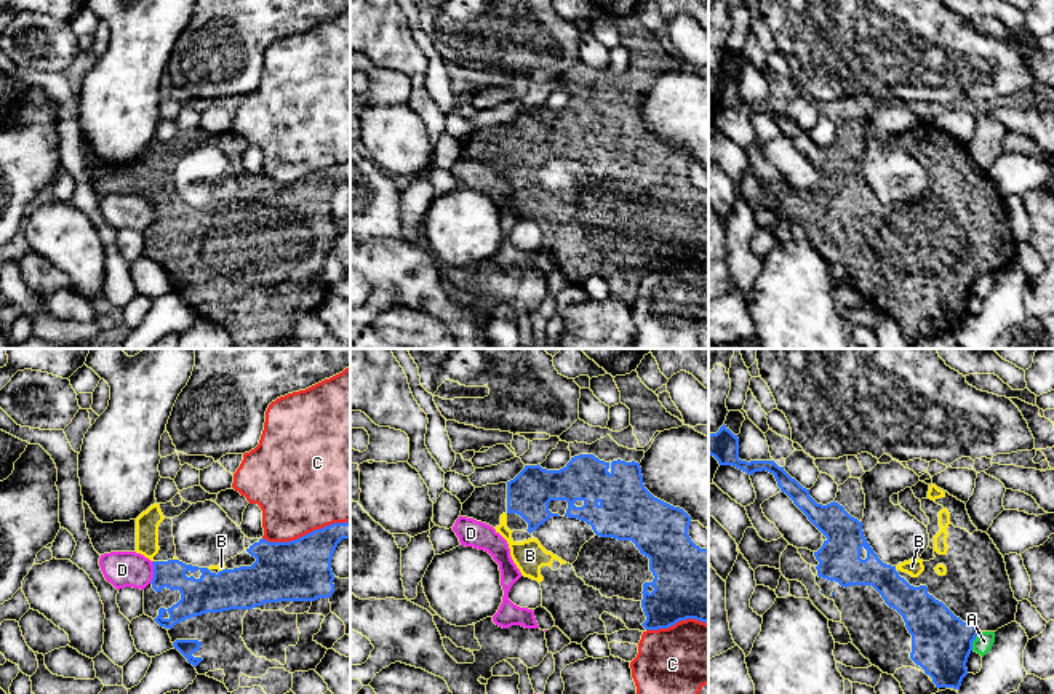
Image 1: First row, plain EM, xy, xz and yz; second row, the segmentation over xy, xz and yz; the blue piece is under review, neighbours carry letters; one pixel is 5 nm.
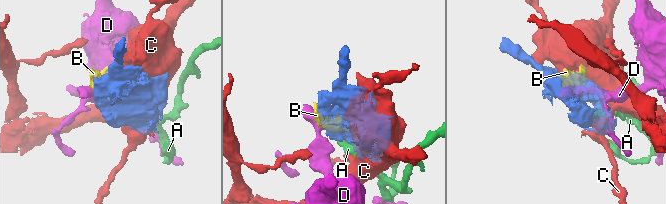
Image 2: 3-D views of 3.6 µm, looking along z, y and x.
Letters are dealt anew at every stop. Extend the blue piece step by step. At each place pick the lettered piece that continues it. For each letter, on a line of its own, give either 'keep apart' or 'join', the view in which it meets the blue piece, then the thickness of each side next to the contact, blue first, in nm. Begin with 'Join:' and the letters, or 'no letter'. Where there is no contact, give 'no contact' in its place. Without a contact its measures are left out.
Join: B
A: keep apart; meets blue in yz; 300 nm thick on the blue side, 90 nm on the other
B: join; meets blue in xy; 240 nm thick on the blue side, 40 nm on the other
C: keep apart; meets blue in xy; 300 nm thick on the blue side, 480 nm on the other
D: keep apart; meets blue in xy; 180 nm thick on the blue side, 180 nm on the other

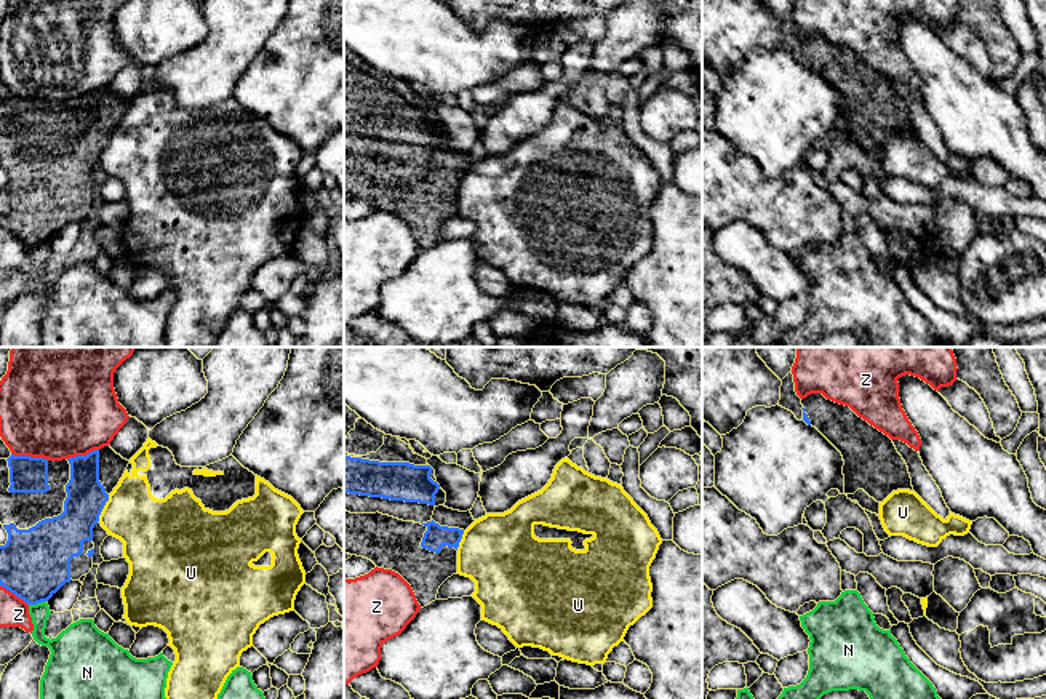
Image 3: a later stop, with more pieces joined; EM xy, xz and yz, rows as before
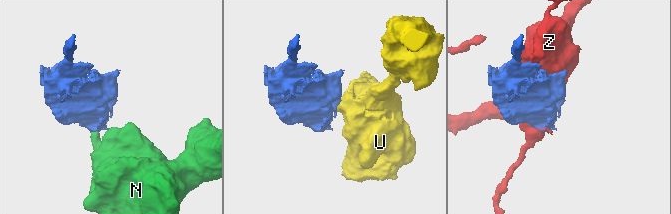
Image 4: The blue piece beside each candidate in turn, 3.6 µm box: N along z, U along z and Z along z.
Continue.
Join: no letter
N: keep apart; meets blue in xy; 360 nm thick on the blue side, 120 nm on the other
U: keep apart; meets blue in xy; 220 nm thick on the blue side, 300 nm on the other
Z: keep apart; meets blue in xy; 180 nm thick on the blue side, 480 nm on the other

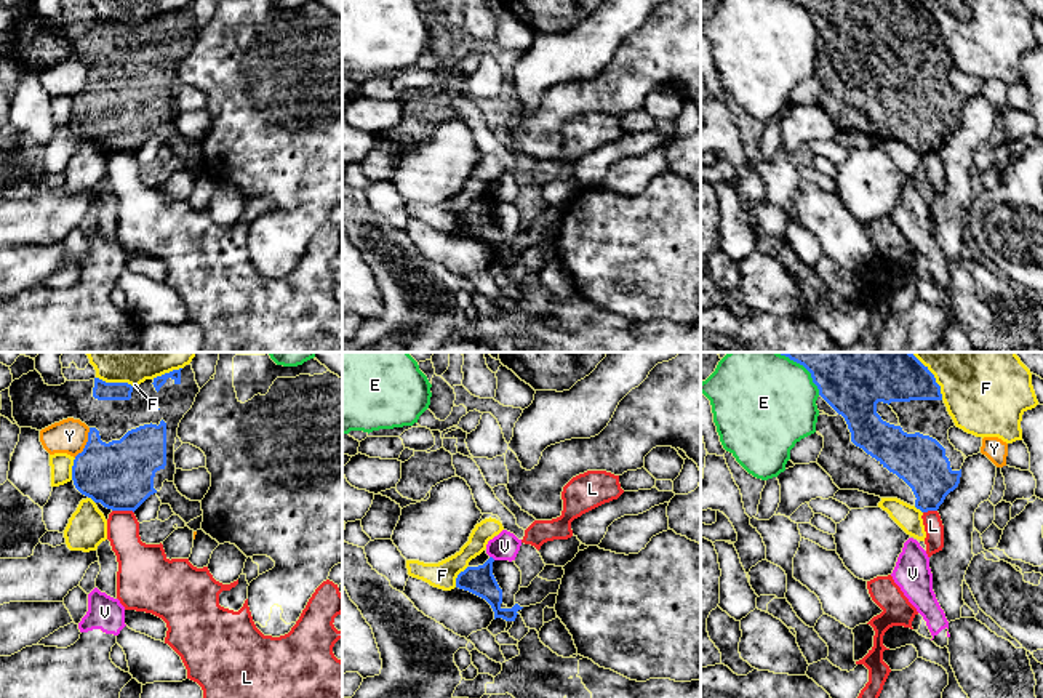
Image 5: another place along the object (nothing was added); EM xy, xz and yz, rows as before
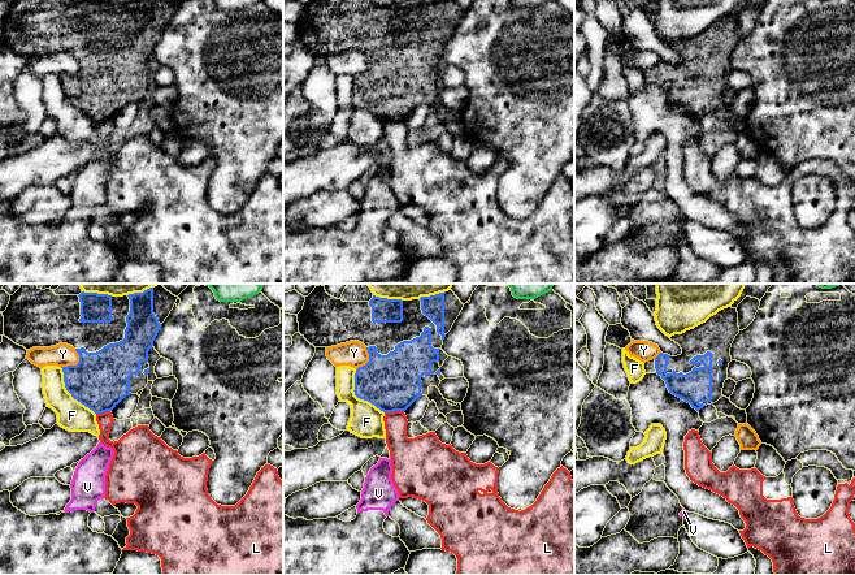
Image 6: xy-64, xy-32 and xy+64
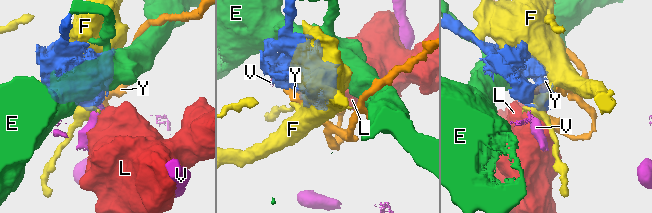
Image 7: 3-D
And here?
Join: no letter
E: keep apart; meets blue in yz; 460 nm thick on the blue side, 480 nm on the other
F: keep apart; meets blue in xy; 100 nm thick on the blue side, 300 nm on the other
L: keep apart; meets blue in xy; 340 nm thick on the blue side, 180 nm on the other
V: keep apart; meets blue in xz; 140 nm thick on the blue side, 140 nm on the other
Y: keep apart; meets blue in xy; 340 nm thick on the blue side, 180 nm on the other

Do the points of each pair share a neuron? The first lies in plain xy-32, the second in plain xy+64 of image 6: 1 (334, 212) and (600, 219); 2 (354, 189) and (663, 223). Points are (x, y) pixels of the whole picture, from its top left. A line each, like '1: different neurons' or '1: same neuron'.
1: same neuron
2: same neuron

